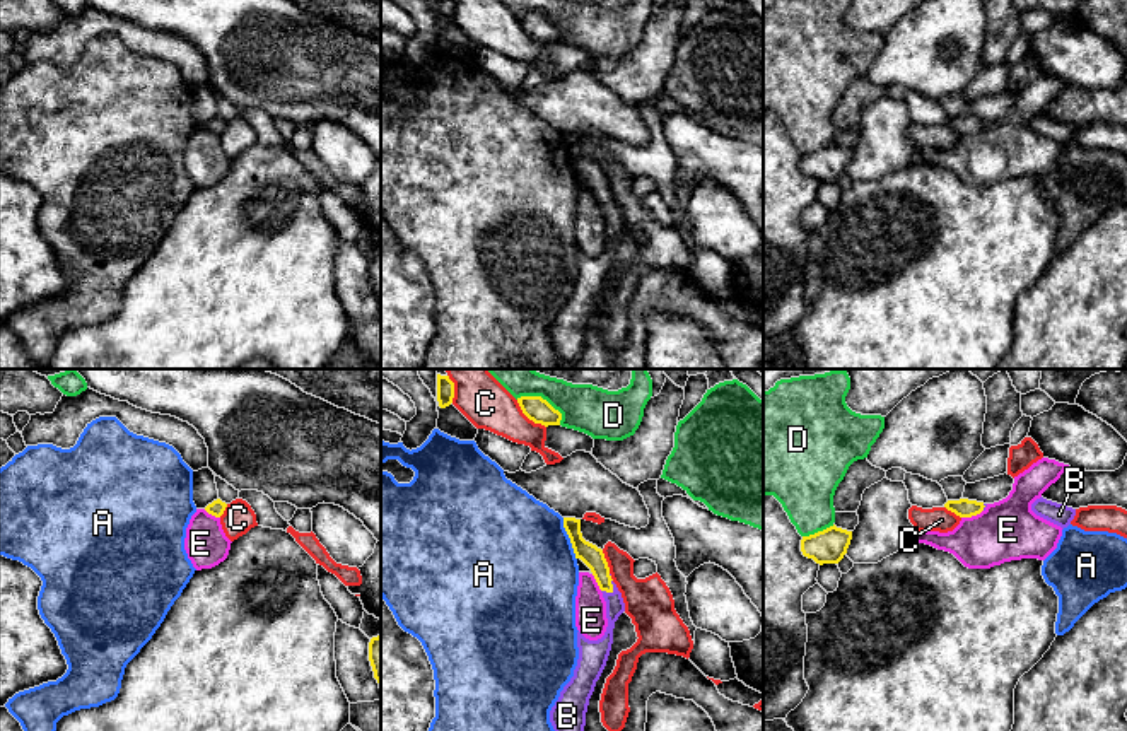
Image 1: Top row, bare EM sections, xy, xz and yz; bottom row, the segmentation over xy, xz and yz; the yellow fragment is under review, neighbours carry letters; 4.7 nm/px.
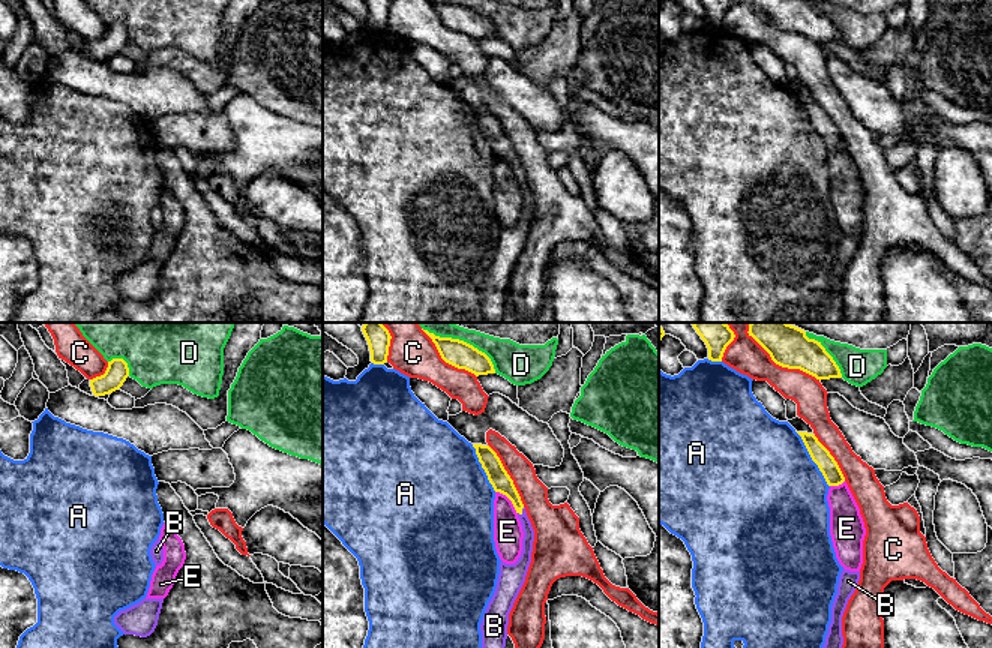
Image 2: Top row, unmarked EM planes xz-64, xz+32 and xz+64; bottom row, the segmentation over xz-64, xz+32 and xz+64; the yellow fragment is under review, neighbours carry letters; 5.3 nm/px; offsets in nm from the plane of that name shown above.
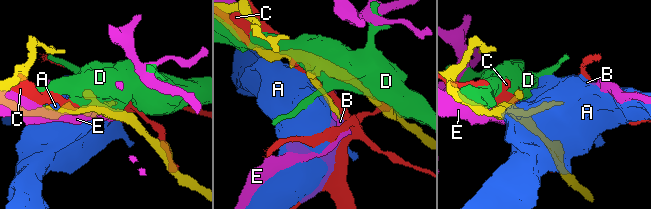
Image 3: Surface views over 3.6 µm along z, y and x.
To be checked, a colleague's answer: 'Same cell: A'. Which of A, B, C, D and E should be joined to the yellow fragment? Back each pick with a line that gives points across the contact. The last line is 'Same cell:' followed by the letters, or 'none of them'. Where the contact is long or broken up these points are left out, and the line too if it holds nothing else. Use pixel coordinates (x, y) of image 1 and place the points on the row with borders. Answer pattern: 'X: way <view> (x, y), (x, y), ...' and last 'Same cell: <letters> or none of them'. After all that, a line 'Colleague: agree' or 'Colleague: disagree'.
B: way xz (591, 555), (612, 590), (615, 607)
Same cell: B
Colleague: disagree

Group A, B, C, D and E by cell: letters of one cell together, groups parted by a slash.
A / B / C / D / E

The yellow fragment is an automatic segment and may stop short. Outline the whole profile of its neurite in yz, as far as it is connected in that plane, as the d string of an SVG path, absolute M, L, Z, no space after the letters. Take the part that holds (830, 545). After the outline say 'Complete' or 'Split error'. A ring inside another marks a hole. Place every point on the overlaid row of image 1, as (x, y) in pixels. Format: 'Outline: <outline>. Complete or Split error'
Outline: M835 524L809 536L803 536L801 552L816 564L838 564L852 540L852 531L837 528Z. Complete

